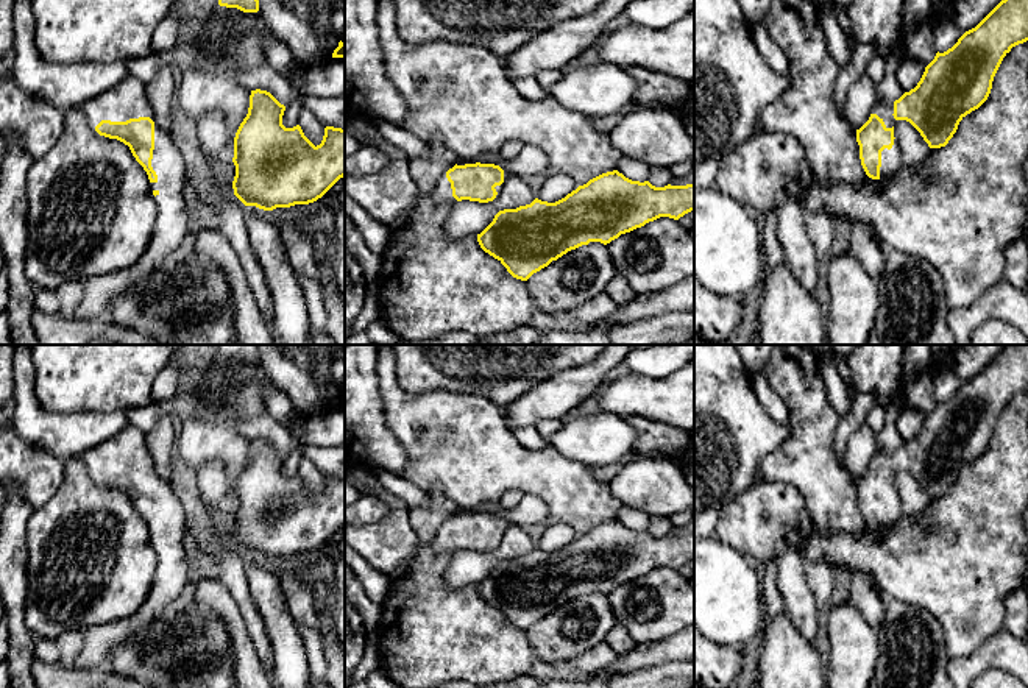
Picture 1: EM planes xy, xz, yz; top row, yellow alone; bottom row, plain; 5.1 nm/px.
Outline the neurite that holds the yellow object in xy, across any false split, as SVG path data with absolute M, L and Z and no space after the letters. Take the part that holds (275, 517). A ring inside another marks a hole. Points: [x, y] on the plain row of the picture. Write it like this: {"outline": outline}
{"outline": "M251 440L248 463L234 487L234 544L245 555L264 560L309 554L321 548L345 526L345 479L326 476L320 495L314 495L301 476L282 474L285 456L267 440Z"}

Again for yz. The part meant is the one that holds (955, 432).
{"outline": "M1008 345L975 378L966 381L952 398L944 403L938 401L914 438L894 452L877 449L869 470L856 479L860 509L866 524L880 529L892 527L900 521L900 499L894 487L894 474L899 470L909 471L930 498L945 496L959 471L987 449L1003 407L1012 396L1026 390L1028 345Z"}

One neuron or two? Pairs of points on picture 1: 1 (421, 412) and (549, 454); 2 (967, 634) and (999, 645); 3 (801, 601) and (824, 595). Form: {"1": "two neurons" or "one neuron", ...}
{"1": "one neuron", "2": "two neurons", "3": "two neurons"}

